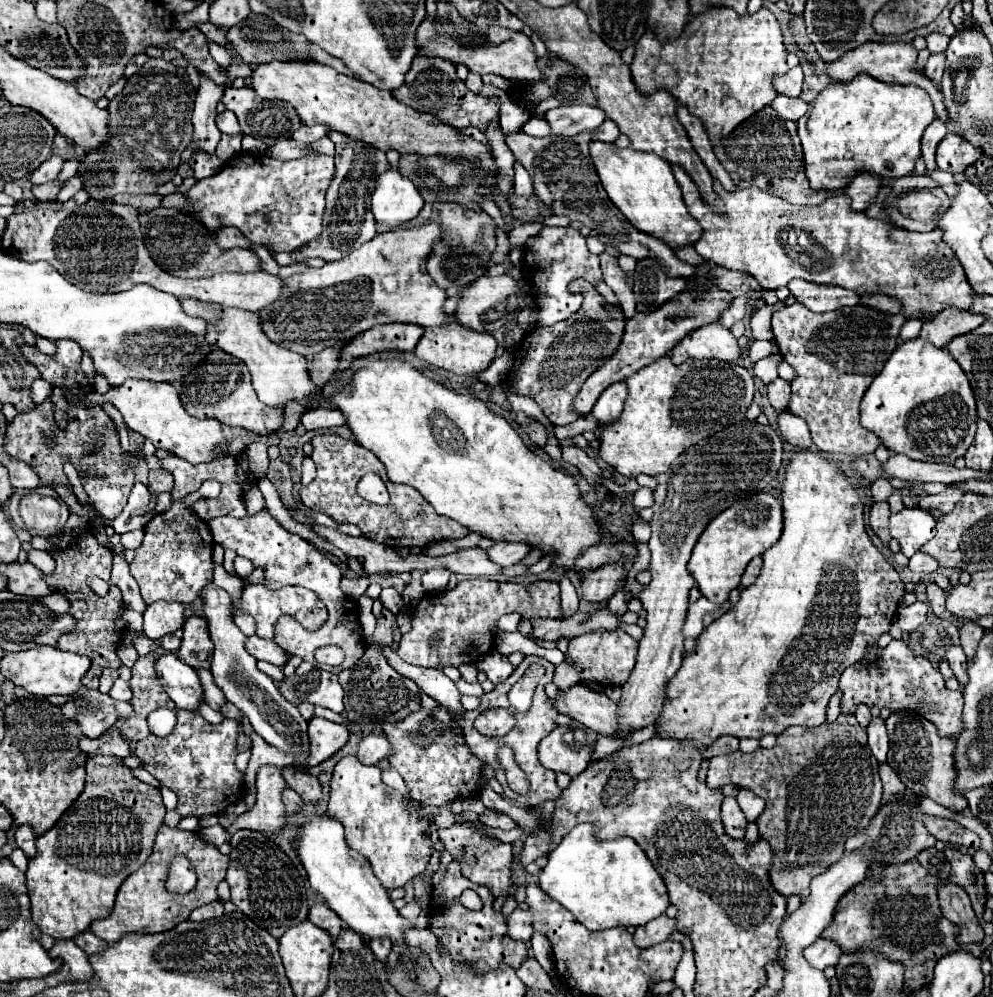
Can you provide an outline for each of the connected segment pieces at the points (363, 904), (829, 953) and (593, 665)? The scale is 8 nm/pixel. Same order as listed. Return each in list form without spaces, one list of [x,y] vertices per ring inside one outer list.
[[[324,816],[312,818],[310,824],[306,824],[300,830],[300,840],[296,844],[298,856],[308,872],[310,886],[320,892],[326,898],[326,904],[358,934],[364,938],[380,938],[388,936],[394,946],[402,946],[402,958],[408,956],[410,946],[404,942],[404,930],[408,928],[428,928],[428,914],[422,912],[416,920],[416,926],[410,924],[406,918],[398,916],[398,910],[394,908],[392,900],[388,898],[388,892],[382,888],[378,878],[372,874],[370,864],[366,858],[360,858],[358,852],[350,850],[346,846],[344,828],[338,826],[336,820]]]
[[[818,938],[818,942],[810,944],[802,954],[810,962],[810,966],[814,966],[818,970],[824,970],[826,966],[836,966],[842,950],[834,942]]]
[[[620,628],[618,630],[598,630],[598,632],[588,632],[584,636],[576,636],[570,640],[570,648],[568,648],[572,662],[564,660],[562,664],[556,666],[554,684],[560,690],[570,688],[580,682],[596,682],[602,686],[614,686],[614,684],[622,686],[634,668],[636,652],[638,652],[638,642]]]

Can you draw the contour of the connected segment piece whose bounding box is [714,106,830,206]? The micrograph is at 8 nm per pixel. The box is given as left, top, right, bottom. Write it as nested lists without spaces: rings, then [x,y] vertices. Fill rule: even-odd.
[[[772,106],[762,108],[744,120],[730,136],[722,138],[714,146],[714,154],[732,176],[734,184],[740,188],[758,186],[760,190],[770,192],[794,206],[818,206],[830,196],[828,192],[810,190],[808,178],[804,174],[804,158],[796,122],[780,118]]]

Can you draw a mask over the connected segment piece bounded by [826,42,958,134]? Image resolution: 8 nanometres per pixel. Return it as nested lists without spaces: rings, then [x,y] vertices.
[[[870,42],[870,44],[862,44],[858,46],[856,50],[850,50],[846,52],[842,58],[838,58],[838,62],[832,62],[828,64],[826,68],[826,74],[828,74],[828,80],[830,82],[850,82],[852,78],[856,78],[858,74],[868,74],[876,80],[882,80],[882,82],[888,82],[888,84],[914,84],[914,86],[920,86],[924,88],[932,102],[934,102],[934,110],[936,110],[936,116],[938,120],[942,120],[950,132],[958,134],[958,126],[954,126],[954,122],[950,122],[950,118],[946,118],[946,106],[944,106],[944,98],[942,98],[942,92],[924,76],[924,74],[918,74],[916,72],[916,48],[912,44],[902,44],[902,42],[892,42],[892,44],[878,44],[878,42]]]

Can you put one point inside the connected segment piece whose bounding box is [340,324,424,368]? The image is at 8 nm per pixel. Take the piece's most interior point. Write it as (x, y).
(401, 337)

